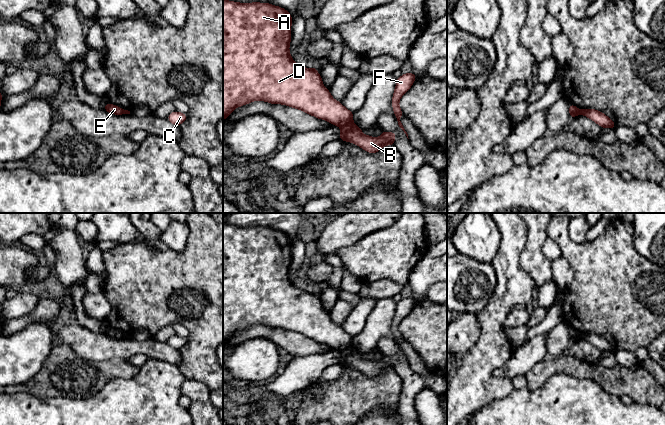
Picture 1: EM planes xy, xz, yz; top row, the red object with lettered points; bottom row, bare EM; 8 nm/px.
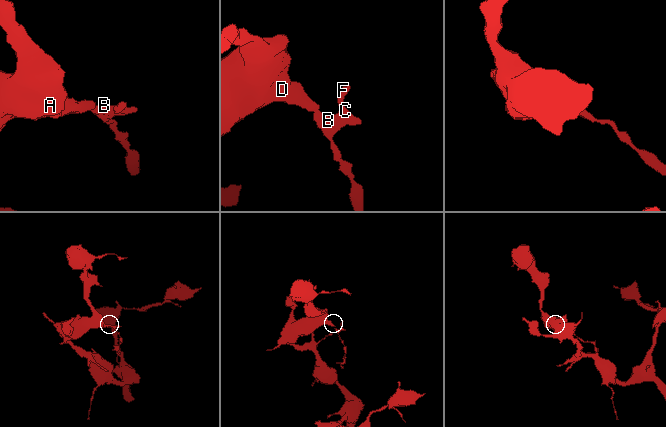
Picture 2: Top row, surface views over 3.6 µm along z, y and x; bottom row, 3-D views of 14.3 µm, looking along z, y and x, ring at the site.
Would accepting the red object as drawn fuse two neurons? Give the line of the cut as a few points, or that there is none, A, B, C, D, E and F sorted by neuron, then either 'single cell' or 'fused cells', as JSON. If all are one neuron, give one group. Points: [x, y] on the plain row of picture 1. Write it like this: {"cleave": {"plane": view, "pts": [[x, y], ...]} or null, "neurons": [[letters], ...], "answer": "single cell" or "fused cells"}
{"cleave": {"plane": "xz", "pts": [[351, 346], [340, 350]]}, "neurons": [["A", "D", "E"], ["B", "C", "F"]], "answer": "fused cells"}

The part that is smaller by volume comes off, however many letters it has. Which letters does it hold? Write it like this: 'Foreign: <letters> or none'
Foreign: B, C, F

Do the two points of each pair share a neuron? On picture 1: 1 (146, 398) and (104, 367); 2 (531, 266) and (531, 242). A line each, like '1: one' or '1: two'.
1: two
2: one

